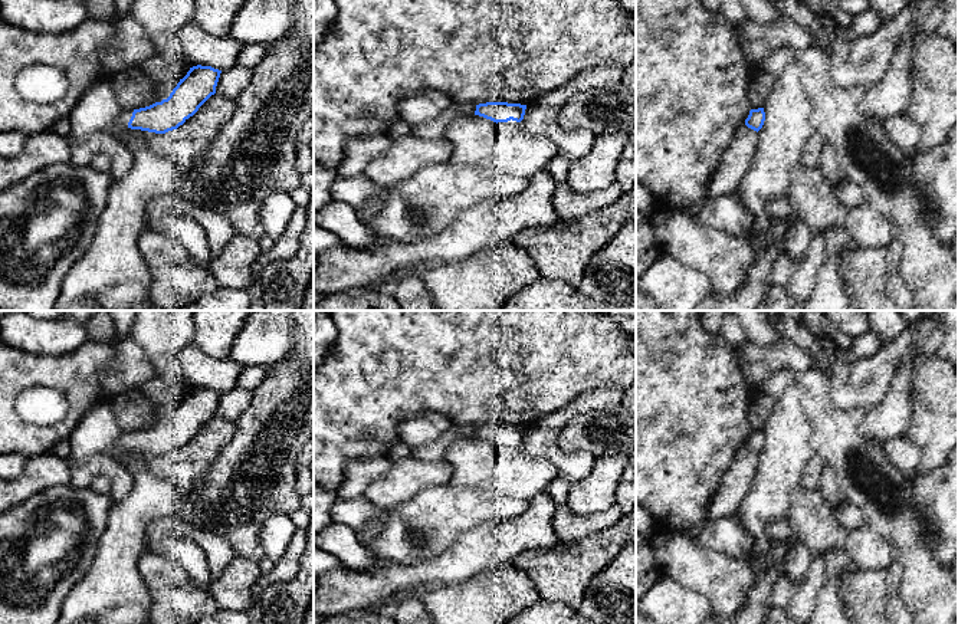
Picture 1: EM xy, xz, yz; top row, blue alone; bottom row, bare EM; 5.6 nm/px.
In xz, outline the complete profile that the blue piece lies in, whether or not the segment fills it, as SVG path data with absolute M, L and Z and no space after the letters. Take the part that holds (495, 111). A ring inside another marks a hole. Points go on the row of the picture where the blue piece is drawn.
M486 102L476 105L475 115L483 116L493 122L521 122L525 115L526 105L508 102Z

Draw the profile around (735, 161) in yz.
M741 125L709 183L708 198L736 191L757 154L757 145L758 132Z

